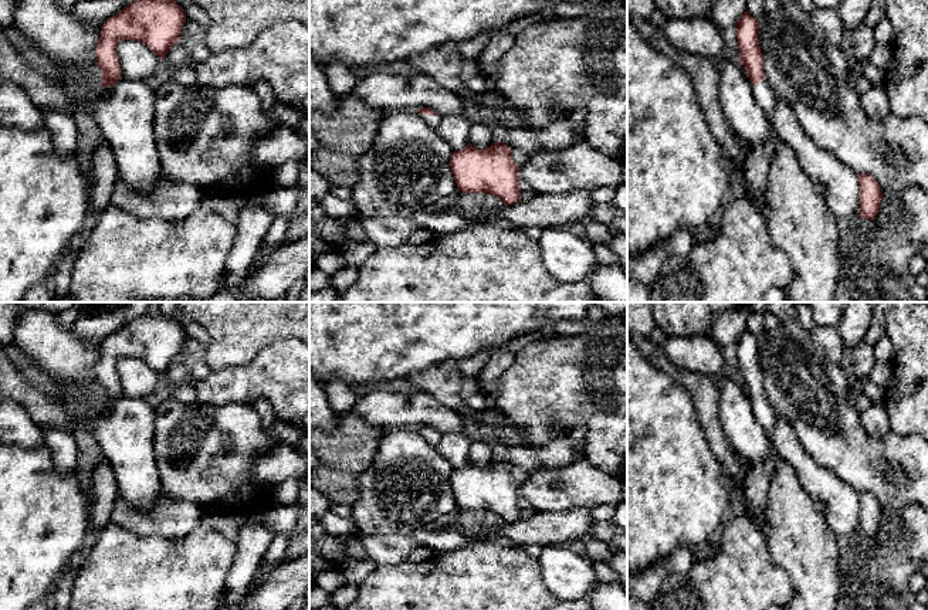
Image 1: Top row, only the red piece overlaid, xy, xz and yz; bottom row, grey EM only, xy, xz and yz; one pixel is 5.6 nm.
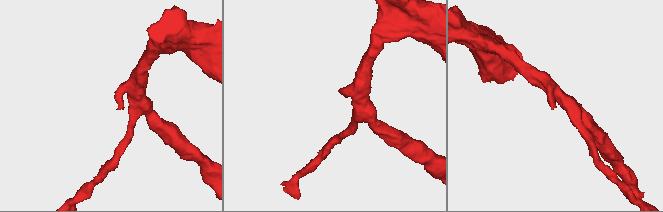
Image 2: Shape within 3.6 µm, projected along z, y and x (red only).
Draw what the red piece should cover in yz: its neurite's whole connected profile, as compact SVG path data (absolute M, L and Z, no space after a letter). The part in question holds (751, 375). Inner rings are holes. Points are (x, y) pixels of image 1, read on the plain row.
M745 329L736 340L736 356L739 366L739 380L744 383L752 401L756 420L761 423L769 440L769 451L762 462L745 471L744 491L745 501L755 515L752 521L763 533L766 531L766 501L770 477L775 471L779 455L773 444L773 427L776 413L763 393L763 373L759 365L759 338Z

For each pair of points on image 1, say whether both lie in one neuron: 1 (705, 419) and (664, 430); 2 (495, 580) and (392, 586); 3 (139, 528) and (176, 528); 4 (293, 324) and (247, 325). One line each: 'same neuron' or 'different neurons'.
1: different neurons
2: same neuron
3: same neuron
4: same neuron

